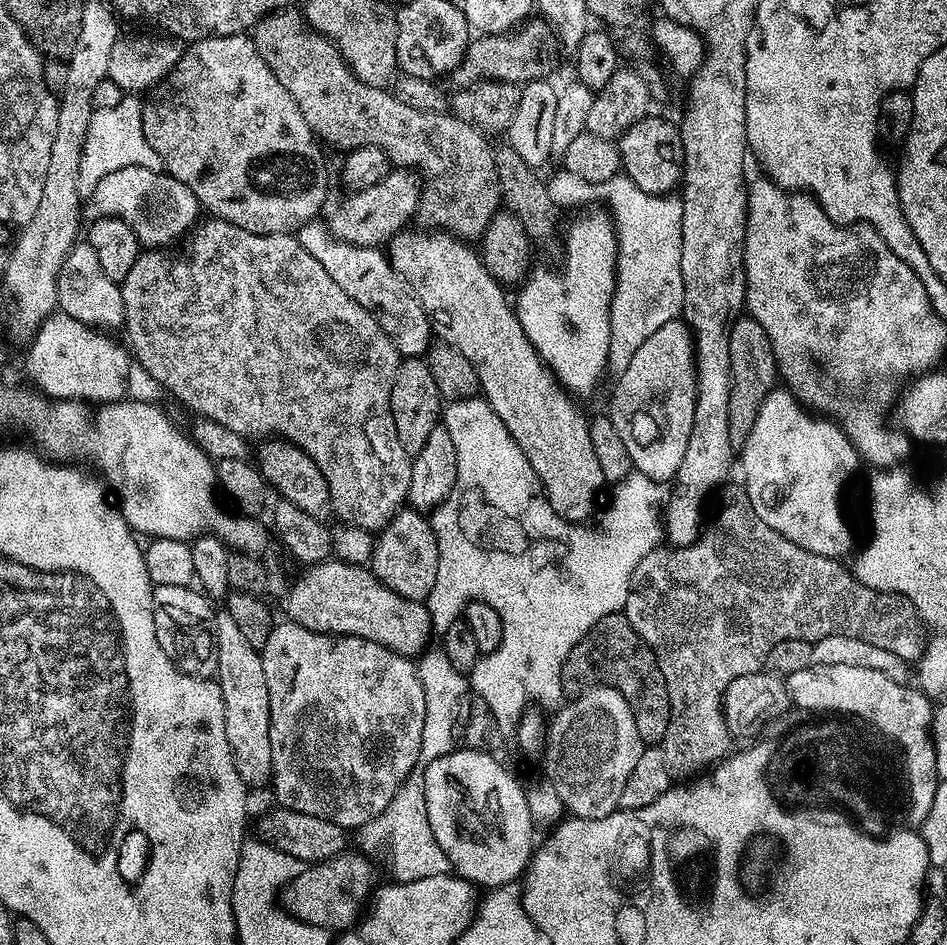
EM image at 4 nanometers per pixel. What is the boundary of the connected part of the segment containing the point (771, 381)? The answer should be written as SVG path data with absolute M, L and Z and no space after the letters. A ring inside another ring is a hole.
M751 314L741 315L732 321L730 330L730 446L734 450L743 449L746 438L750 438L750 430L758 418L758 410L762 410L762 402L771 394L778 384L778 365L774 346L770 342L770 334L762 330L762 326Z

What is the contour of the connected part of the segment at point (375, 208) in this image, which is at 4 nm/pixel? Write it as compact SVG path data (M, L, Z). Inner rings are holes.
M393 167L386 174L386 178L382 178L382 182L374 182L374 186L348 195L349 197L333 210L332 217L327 217L327 226L334 238L342 242L380 248L387 245L397 232L409 227L408 219L417 215L421 191L421 177L413 169Z

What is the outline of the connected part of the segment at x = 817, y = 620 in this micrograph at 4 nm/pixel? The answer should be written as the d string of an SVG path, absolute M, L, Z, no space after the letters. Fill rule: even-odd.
M729 483L719 493L719 496L721 495L720 500L724 505L717 510L716 517L713 520L711 517L703 525L699 538L693 544L655 548L653 552L646 554L646 558L642 558L642 562L638 562L638 566L634 566L626 606L622 613L632 623L636 633L650 646L650 650L656 656L658 666L664 675L666 690L670 698L670 710L672 711L670 722L672 725L668 727L668 733L662 747L666 754L666 766L672 771L673 777L676 778L695 777L697 774L703 773L709 766L715 765L729 755L728 740L730 741L730 733L724 721L722 707L724 691L730 686L730 682L734 682L734 678L742 678L742 674L754 674L761 671L764 668L766 654L770 654L770 646L775 646L786 638L798 638L799 640L815 642L827 636L842 634L846 638L862 638L862 642L882 646L882 650L890 650L890 654L898 654L898 658L916 662L924 653L926 643L926 625L921 620L920 615L916 613L915 606L906 597L895 596L893 592L876 592L870 586L858 582L845 565L844 568L840 565L843 563L839 559L823 556L822 554L810 554L810 550L802 550L802 546L794 546L794 542L790 542L790 538L782 538L782 534L778 534L778 530L770 530L770 526L766 526L766 522L762 522L762 518L758 518L758 514L754 514L754 506L750 506L748 492L743 483L731 484Z

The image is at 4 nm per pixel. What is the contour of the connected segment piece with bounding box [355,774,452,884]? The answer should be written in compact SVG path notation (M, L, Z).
M419 775L408 776L400 784L400 788L390 798L390 806L382 810L370 822L358 829L355 847L361 853L384 852L388 858L388 872L397 884L402 882L418 882L418 878L434 878L434 874L449 874L452 863L446 854L442 854L442 846L438 846L438 838L434 838L434 830L430 830L430 818L426 818L426 794L424 782Z

